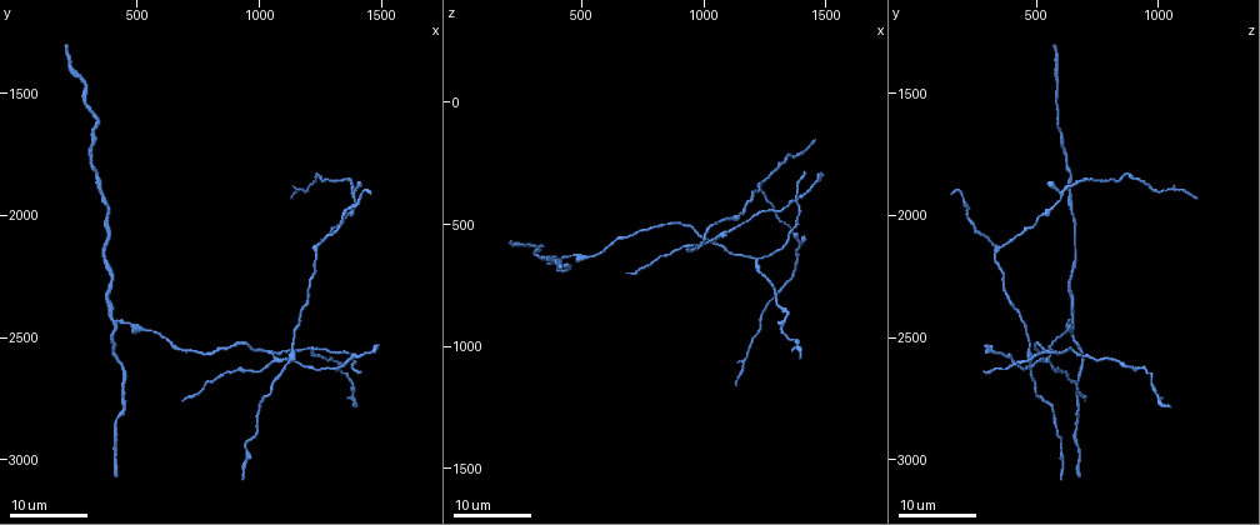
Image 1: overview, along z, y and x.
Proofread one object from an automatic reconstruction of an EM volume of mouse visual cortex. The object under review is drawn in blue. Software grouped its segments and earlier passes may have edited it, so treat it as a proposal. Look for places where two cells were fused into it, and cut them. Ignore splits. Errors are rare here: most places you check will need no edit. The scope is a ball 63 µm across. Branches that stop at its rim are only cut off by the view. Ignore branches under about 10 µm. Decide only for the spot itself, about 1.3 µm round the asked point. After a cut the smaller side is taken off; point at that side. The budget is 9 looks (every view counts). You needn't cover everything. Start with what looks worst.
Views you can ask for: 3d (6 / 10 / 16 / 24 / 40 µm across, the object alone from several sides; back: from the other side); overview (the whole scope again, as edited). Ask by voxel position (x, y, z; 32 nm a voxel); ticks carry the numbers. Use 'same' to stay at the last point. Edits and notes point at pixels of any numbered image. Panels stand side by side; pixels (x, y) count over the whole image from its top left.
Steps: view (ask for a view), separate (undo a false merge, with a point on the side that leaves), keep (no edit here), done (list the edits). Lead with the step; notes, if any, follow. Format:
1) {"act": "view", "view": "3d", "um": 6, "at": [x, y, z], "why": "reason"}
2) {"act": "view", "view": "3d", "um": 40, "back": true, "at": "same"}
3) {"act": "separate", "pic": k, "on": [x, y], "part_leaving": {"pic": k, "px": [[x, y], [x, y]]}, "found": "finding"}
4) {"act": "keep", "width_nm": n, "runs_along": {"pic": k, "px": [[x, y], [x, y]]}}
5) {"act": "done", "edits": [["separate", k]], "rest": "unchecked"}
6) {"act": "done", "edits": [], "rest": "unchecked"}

{"act": "view", "view": "3d", "um": 24, "at": [1220, 2540, 630], "why": "side arm on a straight run"}

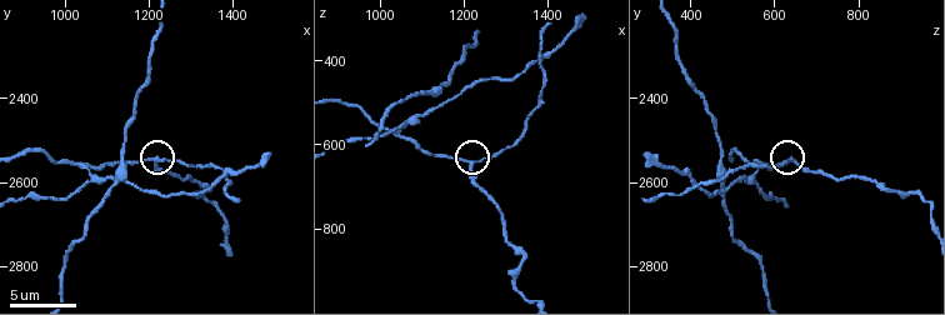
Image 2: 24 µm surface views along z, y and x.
{"act": "view", "view": "3d", "um": 6, "at": [1215, 2550, 640], "why": "zoom in"}

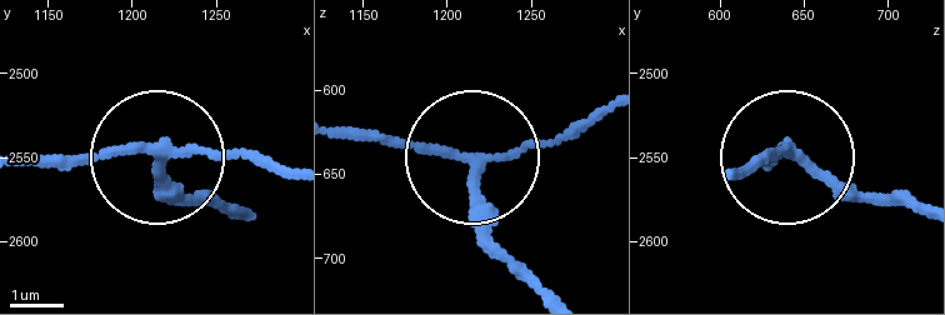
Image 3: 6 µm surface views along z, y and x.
{"act": "keep", "arms": 3, "runs_along": {"pic": 3, "px": [[24, 168], [154, 154], [195, 203]]}, "found": "all the same cell"}

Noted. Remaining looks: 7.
{"act": "view", "view": "3d", "um": 24, "at": [410, 2430, 640], "why": "three arms meet"}

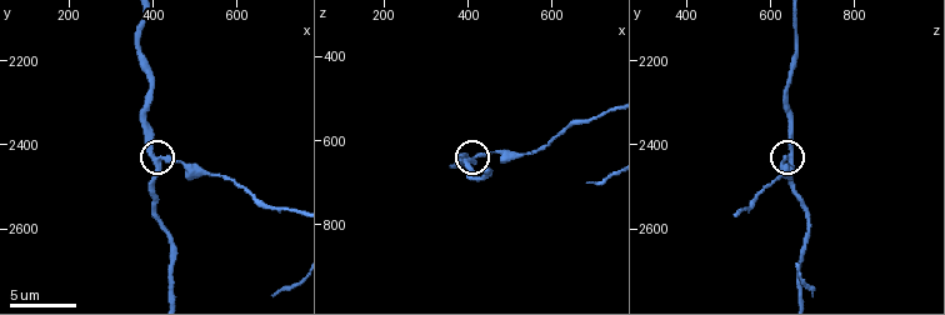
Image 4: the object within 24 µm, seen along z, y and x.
{"act": "view", "view": "3d", "um": 10, "at": [405, 2435, 655]}

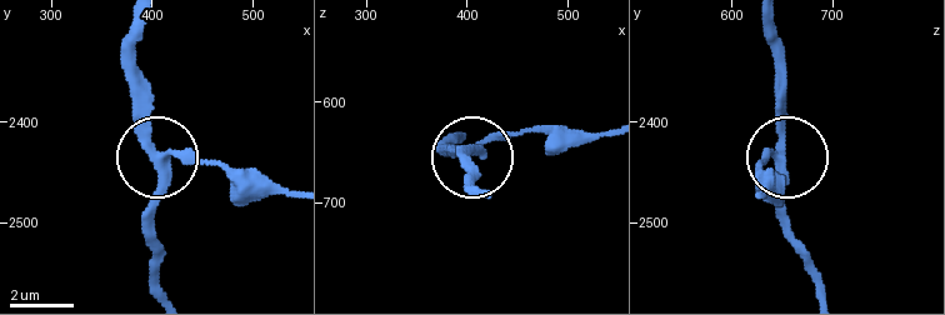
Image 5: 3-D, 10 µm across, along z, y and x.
{"act": "keep", "arms": 3, "found": "continuous, no second cell"}

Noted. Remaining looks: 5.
{"act": "view", "view": "3d", "um": 16, "at": [1240, 2130, 350]}

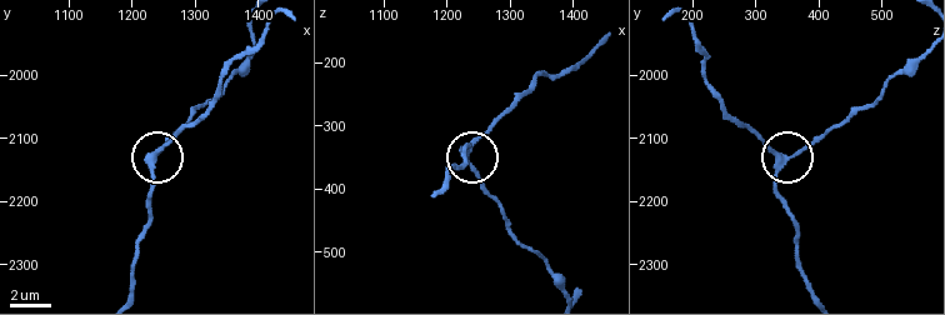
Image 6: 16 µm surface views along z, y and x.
{"act": "view", "view": "3d", "um": 6, "at": [1230, 2130, 345]}

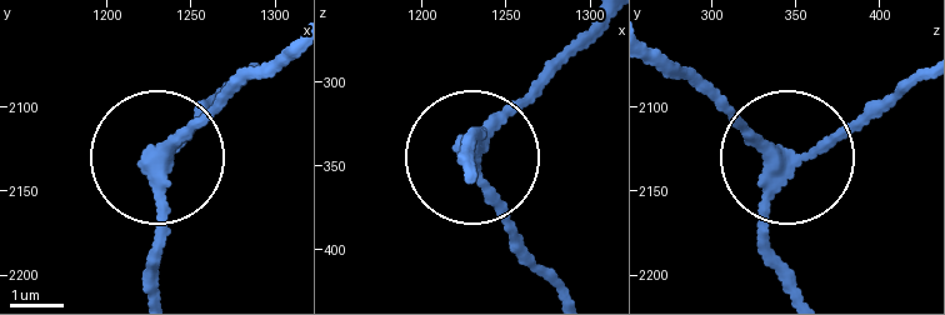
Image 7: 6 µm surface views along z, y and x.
{"act": "keep", "runs_along": {"pic": 7, "px": [[146, 281], [165, 160], [250, 71]]}, "found": "one cell here"}

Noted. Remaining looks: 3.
{"act": "view", "view": "3d", "um": 16, "at": [1380, 1920, 610], "why": "three-way junction"}

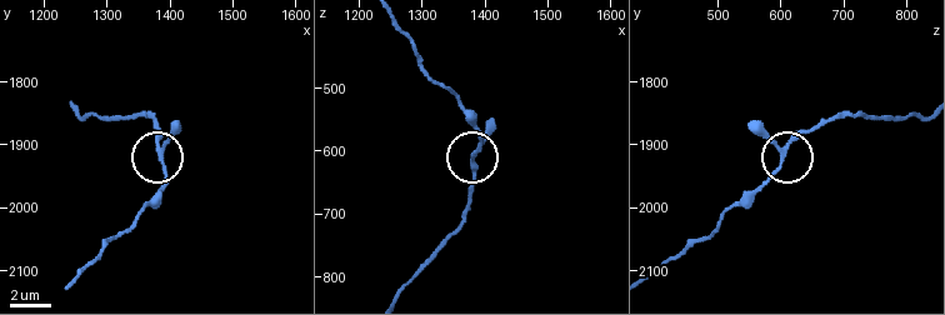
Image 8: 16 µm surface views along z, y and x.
{"act": "view", "view": "3d", "um": 6, "at": [1390, 1920, 605], "why": "closer look"}

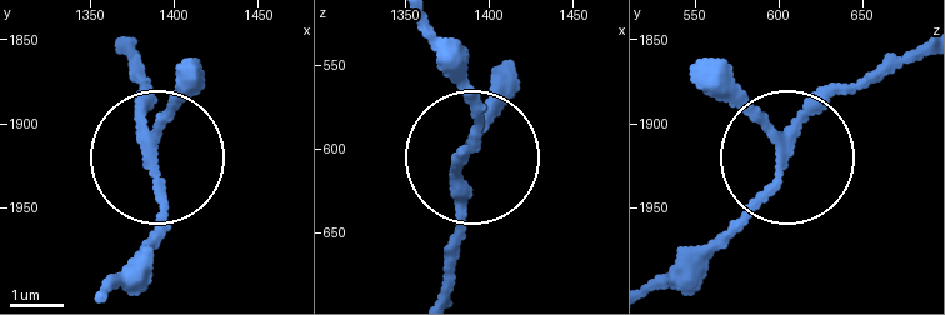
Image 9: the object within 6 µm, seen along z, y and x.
{"act": "keep", "runs_along": {"pic": 9, "px": [[426, 31], [475, 125], [461, 241]]}, "found": "all the same cell"}

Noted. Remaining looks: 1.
{"act": "done", "edits": [], "rest": "unchecked"}

